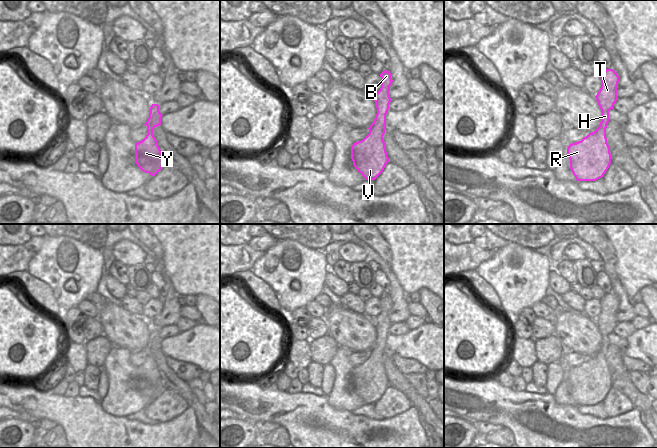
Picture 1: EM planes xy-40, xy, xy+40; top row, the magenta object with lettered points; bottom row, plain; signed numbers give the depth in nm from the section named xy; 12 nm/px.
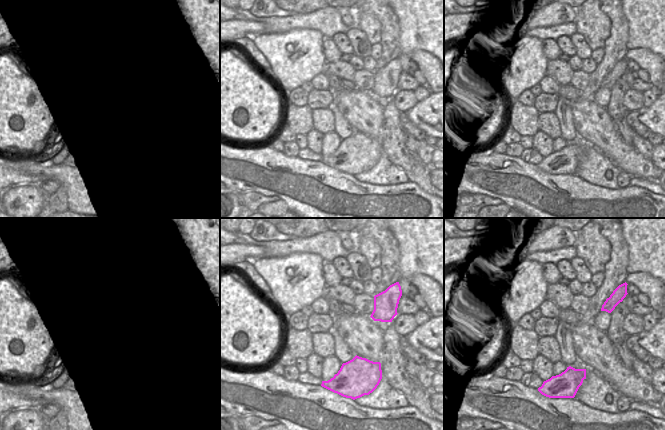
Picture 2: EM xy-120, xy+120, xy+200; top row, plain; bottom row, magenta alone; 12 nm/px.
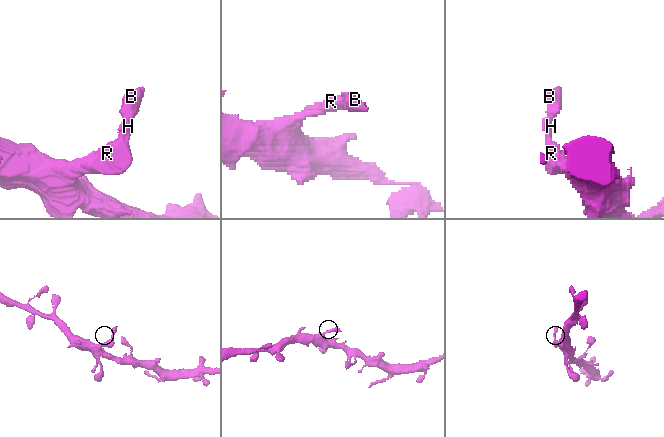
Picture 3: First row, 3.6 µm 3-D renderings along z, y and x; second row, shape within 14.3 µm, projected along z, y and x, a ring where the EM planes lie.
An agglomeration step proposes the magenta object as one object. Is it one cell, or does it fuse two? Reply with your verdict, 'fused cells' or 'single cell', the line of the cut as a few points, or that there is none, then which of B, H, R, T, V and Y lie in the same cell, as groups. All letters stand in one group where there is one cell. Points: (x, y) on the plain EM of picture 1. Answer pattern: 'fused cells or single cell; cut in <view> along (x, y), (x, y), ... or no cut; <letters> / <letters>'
single cell; no cut; B H R T V Y

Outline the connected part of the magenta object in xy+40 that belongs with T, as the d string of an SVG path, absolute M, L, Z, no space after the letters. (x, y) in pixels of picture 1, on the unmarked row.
M606 293L601 299L601 312L595 320L602 335L599 351L581 365L567 372L570 393L577 405L596 405L604 400L611 388L610 371L607 367L606 352L609 335L617 322L619 300L613 293Z

